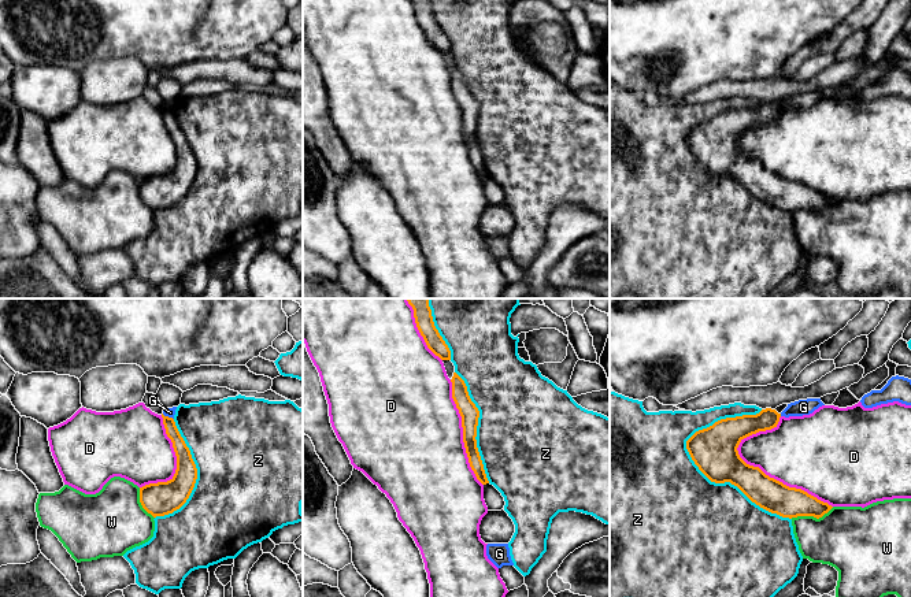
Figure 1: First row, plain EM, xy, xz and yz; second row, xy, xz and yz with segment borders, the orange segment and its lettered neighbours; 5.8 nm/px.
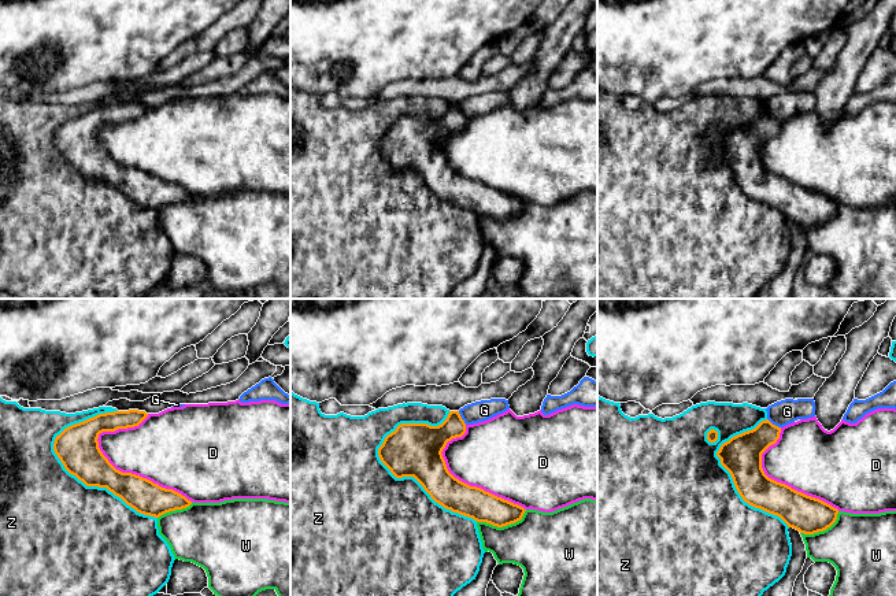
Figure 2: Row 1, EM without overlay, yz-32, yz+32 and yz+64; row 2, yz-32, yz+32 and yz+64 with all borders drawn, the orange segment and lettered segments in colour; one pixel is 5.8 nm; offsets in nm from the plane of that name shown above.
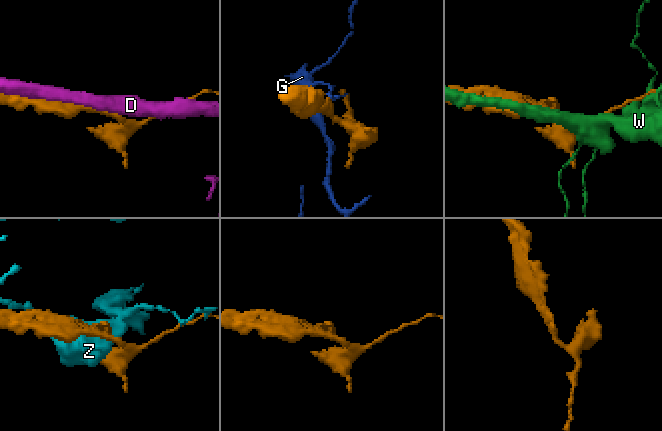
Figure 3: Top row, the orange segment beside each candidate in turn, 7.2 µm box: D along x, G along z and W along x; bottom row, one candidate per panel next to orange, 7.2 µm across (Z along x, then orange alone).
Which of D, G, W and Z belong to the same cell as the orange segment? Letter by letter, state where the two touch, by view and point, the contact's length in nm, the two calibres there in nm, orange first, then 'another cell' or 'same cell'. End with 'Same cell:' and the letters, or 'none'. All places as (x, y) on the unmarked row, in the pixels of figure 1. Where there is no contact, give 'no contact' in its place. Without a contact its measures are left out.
D: yz (778, 174) | 650 nm | 190/440 nm | another cell
G: xy (167, 110) | 80 nm | 90/60 nm | another cell
W: yz (811, 208) | 260 nm | 190/380 nm | another cell
Z: yz (732, 177) | 750 nm | 280/480 nm | another cell
Same cell: none

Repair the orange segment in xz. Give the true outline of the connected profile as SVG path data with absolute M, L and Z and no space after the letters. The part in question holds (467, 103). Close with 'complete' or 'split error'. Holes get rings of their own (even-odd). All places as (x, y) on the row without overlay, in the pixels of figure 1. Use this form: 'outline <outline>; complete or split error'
outline M453 66L451 75L452 75L452 92L462 110L463 136L470 160L474 164L477 173L482 178L486 178L489 177L489 174L486 171L475 133L479 104L471 94L464 74L456 66Z; complete

